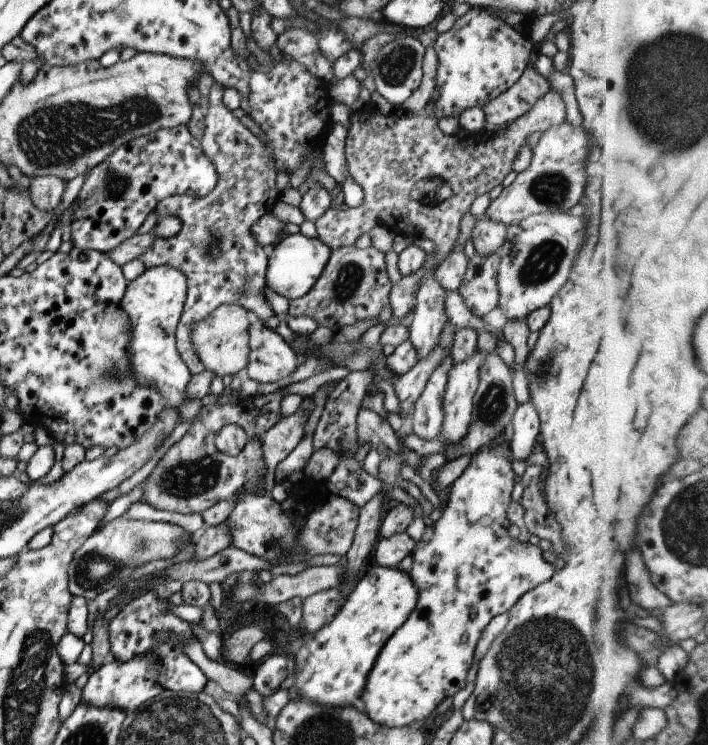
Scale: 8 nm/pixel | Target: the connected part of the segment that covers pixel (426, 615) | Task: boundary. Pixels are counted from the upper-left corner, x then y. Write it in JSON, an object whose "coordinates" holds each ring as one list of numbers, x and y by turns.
{"coordinates":[[502,432,498,438,494,438,492,442,488,444,482,444,482,448,478,448,476,452,472,454,470,464,466,467,463,473,451,484,450,490,448,490,448,502,442,512,438,521,434,522,429,527,426,527,426,532,422,536,422,540,417,542,417,546,410,554,412,556,412,568,410,569,410,578,414,580,416,587,419,589,418,604,416,608,410,613,408,620,400,627,398,632,389,637,386,644,382,647,380,654,368,678,366,678,366,686,360,699,364,702,364,706,367,711,367,715,370,720,373,720,376,724,382,726,402,728,403,726,410,726,412,724,419,725,423,722,426,716,434,714,434,710,438,704,440,704,448,696,454,696,460,689,466,686,466,678,468,678,468,670,470,665,474,661,474,652,476,644,480,640,484,628,490,624,490,620,494,616,509,611,526,592,530,592,532,588,536,588,539,584,544,584,552,575,556,572,556,561,547,554,546,548,536,541,523,542,519,538,512,538,509,536,508,529,510,527,510,520,506,516,508,512,508,506,512,500,512,488,516,482,516,474,512,470,512,461,510,458,510,440,507,440,506,432]]}

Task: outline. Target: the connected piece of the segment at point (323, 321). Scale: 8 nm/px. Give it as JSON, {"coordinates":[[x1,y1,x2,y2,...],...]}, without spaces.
{"coordinates":[[357,246,332,249,328,264,311,290,304,296,290,299,287,316,310,317,318,326,341,330,358,320,376,319,382,324,392,318,390,291,385,254,372,246,362,250]]}

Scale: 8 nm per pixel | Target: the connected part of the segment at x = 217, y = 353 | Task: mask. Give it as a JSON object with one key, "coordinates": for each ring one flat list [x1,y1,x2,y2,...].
{"coordinates":[[223,304,215,308,208,318,196,322,190,338,204,368,221,377,225,374,243,373,250,354,248,328,250,328,250,320,248,320,247,310,235,304]]}

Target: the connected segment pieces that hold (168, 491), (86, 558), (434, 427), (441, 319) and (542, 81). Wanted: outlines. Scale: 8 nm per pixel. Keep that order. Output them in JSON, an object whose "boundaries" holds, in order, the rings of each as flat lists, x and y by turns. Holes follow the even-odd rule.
{"boundaries":[[[283,390,243,397,232,396,228,404,204,405,201,415,191,422,184,436,174,443,144,482,144,502,157,510,178,514,203,513,218,502,236,495,248,481,264,476,267,468,262,452,261,436,274,428,282,416],[236,423,247,434,247,443,236,456,218,450,214,437,226,424]],[[124,514,108,524,104,524,100,530,95,529,95,532,90,535,82,546,74,552,74,558,68,566,68,588,73,596,81,596,90,601,98,594,113,588,118,584,122,586,130,577,133,571,140,568,151,561,161,559,170,559,176,554,184,550,196,548,196,539,201,532,189,532,177,524,171,524,162,521,148,521,145,519,130,519,127,514]],[[451,354,444,358,438,368,430,374,430,380,426,382,424,392,416,401,412,413,412,430,422,440,438,438,444,424,444,409,442,408,443,396,448,384,450,368,454,366]],[[432,274,430,278,426,278,420,286,416,295,414,318,408,327,410,342,417,350,417,363,438,346,438,338,447,324,444,312,444,296,447,290,436,282,434,276]],[[541,42,534,43,534,56,530,56,530,62,518,82,482,108,486,123,508,126,526,114,536,101,551,89,548,79,534,68,534,62,540,54,540,46]]]}

